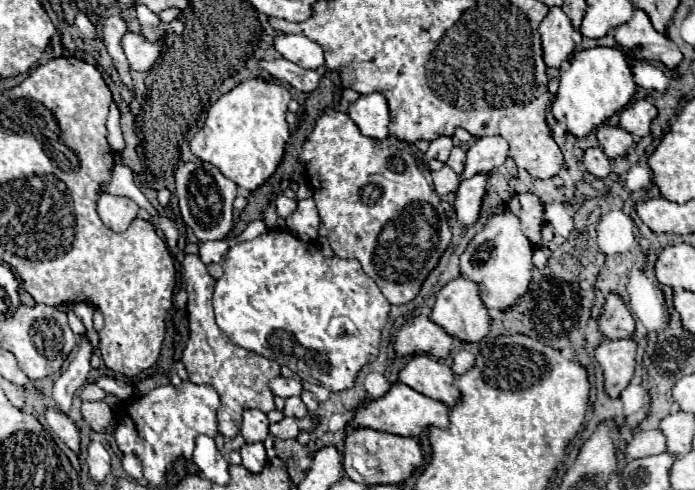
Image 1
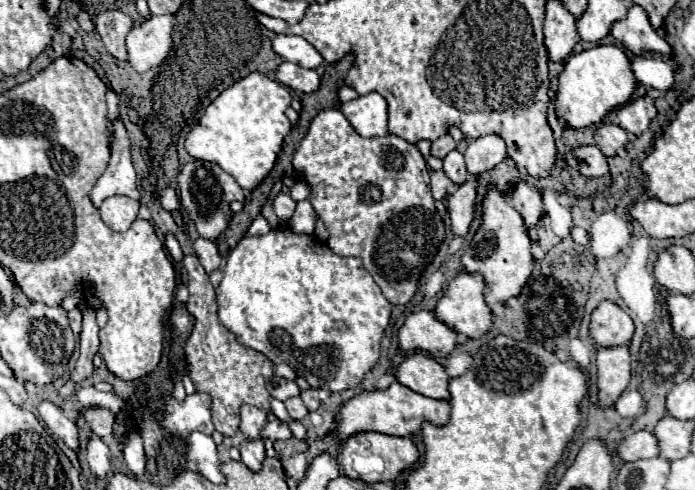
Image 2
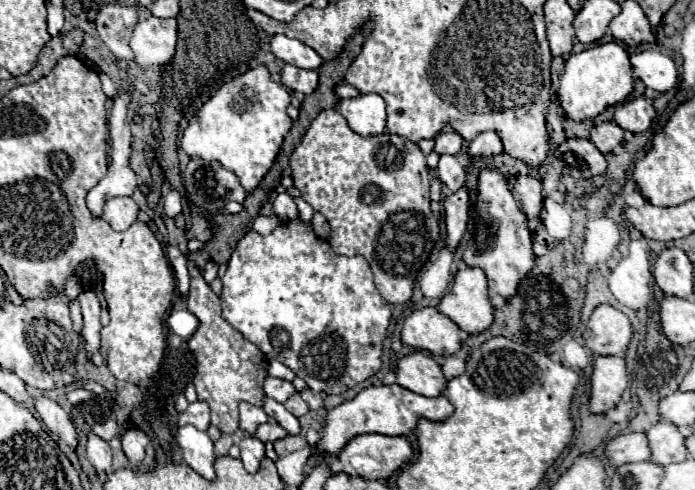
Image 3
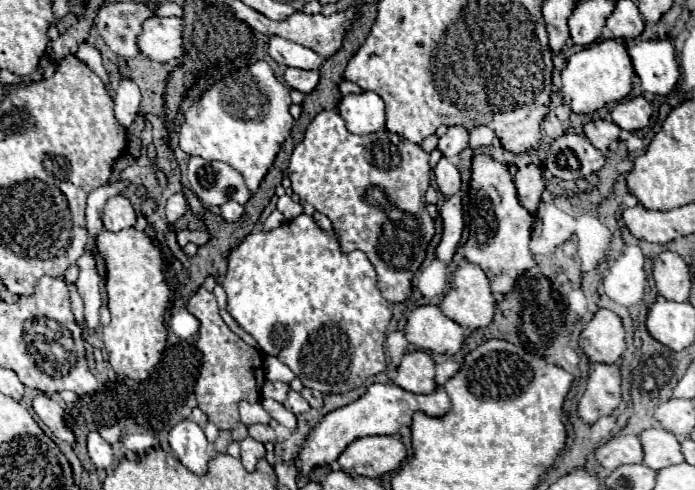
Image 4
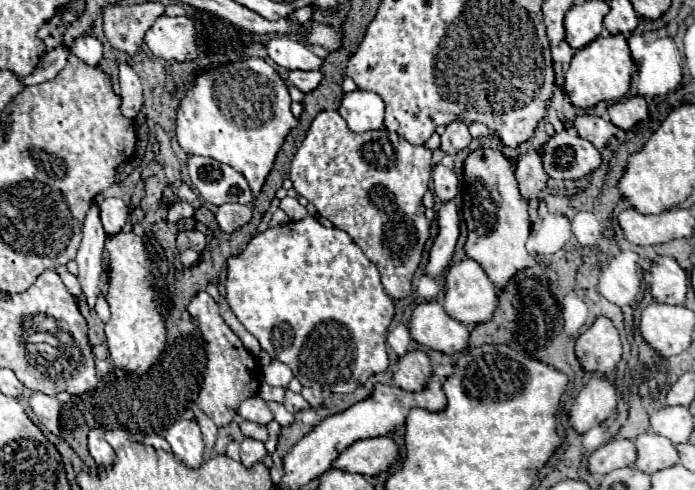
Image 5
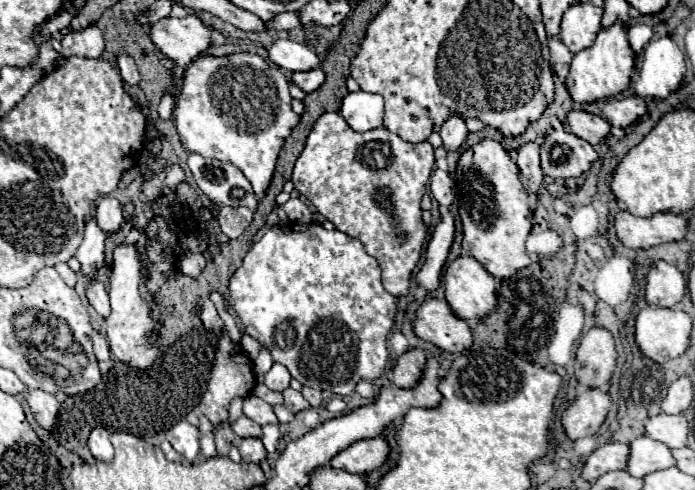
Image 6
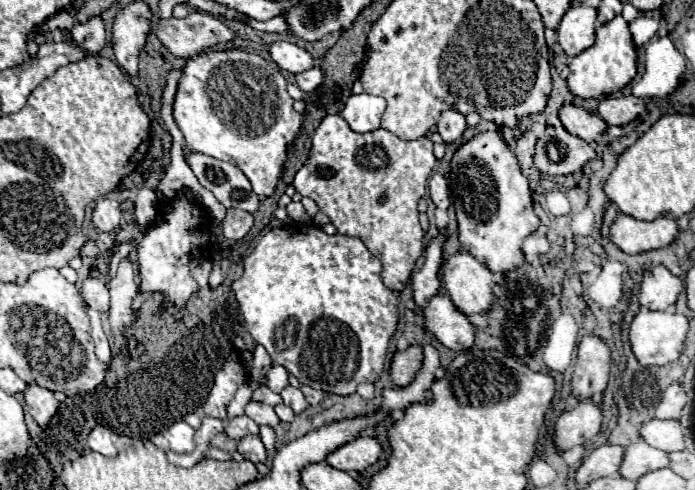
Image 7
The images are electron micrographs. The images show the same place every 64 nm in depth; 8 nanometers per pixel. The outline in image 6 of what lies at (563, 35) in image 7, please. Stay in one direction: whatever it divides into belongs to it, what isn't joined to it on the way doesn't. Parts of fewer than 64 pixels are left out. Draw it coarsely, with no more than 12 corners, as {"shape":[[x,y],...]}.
{"shape":[[572,4],[558,38],[572,54],[596,40],[602,8]]}

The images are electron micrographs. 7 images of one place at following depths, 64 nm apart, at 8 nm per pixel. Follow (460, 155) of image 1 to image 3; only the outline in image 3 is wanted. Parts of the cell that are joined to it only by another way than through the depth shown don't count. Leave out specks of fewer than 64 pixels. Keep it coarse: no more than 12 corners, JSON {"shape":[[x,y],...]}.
{"shape":[[440,156],[438,180],[446,192],[464,186],[456,156]]}

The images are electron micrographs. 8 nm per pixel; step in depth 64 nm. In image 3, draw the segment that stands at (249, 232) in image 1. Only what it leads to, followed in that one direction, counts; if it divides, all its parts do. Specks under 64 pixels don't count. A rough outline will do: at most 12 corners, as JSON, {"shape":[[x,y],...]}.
{"shape":[[258,216],[254,230],[270,234],[282,220],[278,216]]}

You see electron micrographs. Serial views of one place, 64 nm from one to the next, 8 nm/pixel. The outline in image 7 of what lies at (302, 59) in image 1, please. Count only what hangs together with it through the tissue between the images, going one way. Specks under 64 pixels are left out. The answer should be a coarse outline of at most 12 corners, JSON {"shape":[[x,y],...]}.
{"shape":[[274,42],[270,56],[282,70],[300,74],[314,66],[304,48]]}

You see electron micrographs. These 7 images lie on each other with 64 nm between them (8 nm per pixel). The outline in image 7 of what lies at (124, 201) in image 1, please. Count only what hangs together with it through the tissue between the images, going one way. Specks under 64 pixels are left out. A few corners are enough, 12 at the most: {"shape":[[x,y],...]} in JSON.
{"shape":[[102,198],[92,210],[96,232],[110,232],[122,214],[116,200]]}

